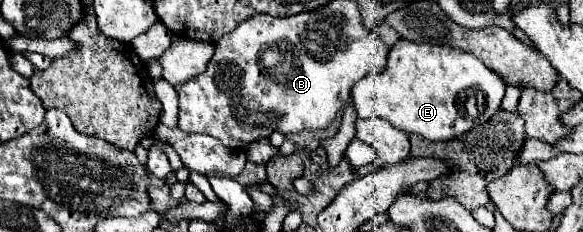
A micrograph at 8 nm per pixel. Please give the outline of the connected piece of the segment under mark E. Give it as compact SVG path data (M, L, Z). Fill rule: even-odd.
M400 39L390 49L386 71L362 77L352 87L350 97L358 119L382 117L394 127L418 133L428 141L450 141L500 111L504 89L502 79L466 51Z

